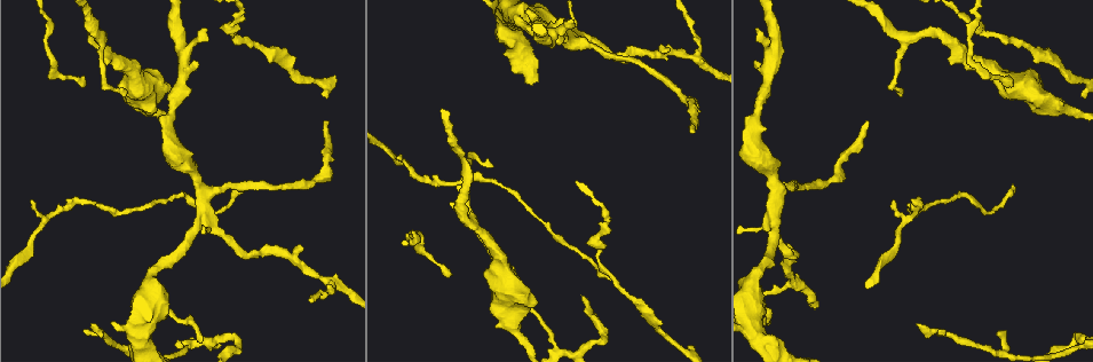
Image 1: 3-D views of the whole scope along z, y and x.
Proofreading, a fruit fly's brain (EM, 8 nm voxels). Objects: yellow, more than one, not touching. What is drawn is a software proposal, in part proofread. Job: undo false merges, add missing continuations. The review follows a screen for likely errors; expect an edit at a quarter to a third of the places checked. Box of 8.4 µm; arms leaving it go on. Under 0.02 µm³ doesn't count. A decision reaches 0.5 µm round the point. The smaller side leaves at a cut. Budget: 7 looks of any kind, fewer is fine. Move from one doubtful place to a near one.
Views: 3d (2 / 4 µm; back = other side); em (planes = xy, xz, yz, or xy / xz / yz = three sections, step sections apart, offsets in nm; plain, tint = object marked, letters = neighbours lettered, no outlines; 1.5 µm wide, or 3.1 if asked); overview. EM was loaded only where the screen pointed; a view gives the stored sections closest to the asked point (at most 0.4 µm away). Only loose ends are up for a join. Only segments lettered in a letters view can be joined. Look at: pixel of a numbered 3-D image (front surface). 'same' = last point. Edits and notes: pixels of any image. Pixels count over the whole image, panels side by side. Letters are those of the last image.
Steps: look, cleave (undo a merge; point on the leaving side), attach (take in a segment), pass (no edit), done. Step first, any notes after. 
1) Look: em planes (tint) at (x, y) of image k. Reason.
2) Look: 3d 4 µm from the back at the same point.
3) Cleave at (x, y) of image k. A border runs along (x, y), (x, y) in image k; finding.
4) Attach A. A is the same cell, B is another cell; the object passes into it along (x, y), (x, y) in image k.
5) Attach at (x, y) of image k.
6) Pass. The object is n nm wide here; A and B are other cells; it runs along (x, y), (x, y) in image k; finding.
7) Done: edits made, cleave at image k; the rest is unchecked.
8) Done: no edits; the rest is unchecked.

Look: em planes (letters) at (605, 337) of image 1. Abrupt turn.

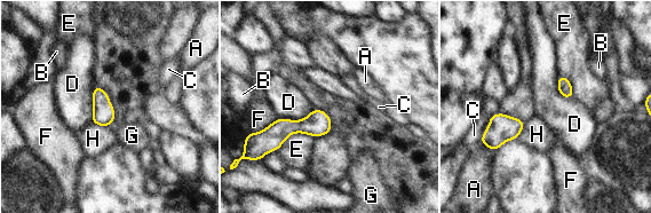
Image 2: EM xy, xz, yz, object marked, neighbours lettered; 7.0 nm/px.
Pass. The longest contact is with E, 300 nm; A, B, C, D, E, F, G and H are other cells; a border runs along (312, 109), (295, 120), (278, 119) in image 2; one cell here.

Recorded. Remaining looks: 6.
Look: 3d 2 µm at (201, 342) of image 1.

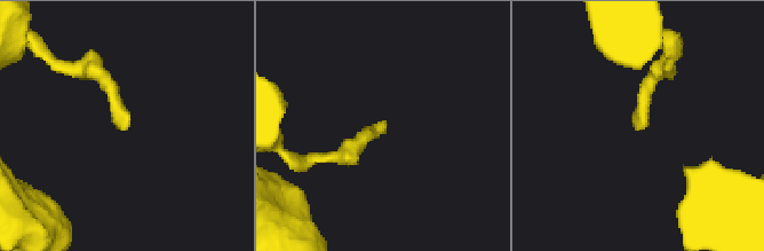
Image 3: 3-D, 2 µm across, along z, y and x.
Look: em planes (letters) at (125, 124) of image 3.

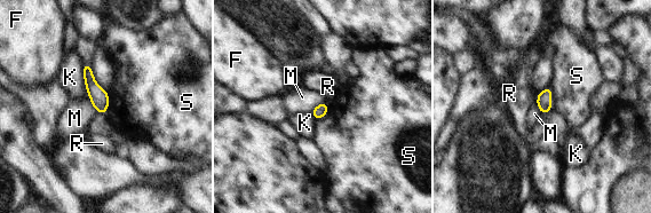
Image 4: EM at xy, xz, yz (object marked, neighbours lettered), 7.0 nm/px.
Pass. The object is 90 nm wide here; F, K, M, R and S are other cells; it runs along (86, 65), (90, 85), (103, 110) in image 4; none of them fits.

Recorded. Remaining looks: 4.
Look: em planes (letters) at (571, 18) of image 1. An open end.

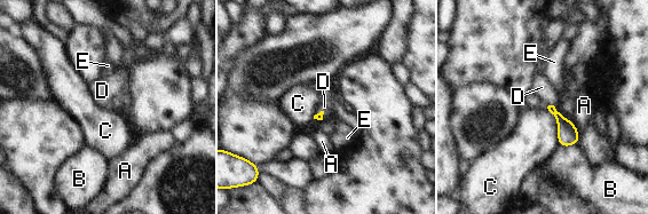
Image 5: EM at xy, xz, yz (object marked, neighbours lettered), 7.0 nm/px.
Attach D. D is the same cell, A, B, C and E are other cells; the object passes into it along (568, 135), (552, 105), (542, 87) in image 5; it goes on there.

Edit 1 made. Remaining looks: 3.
Done: edits made, attach at image 5; the rest is unchecked.

